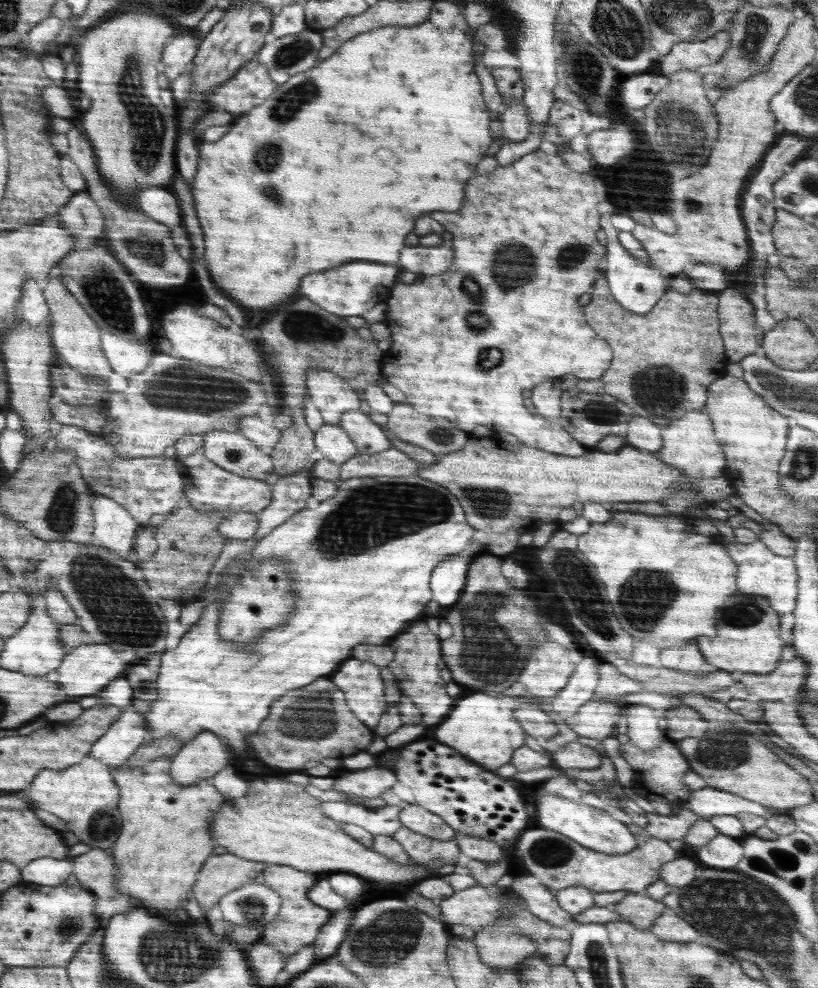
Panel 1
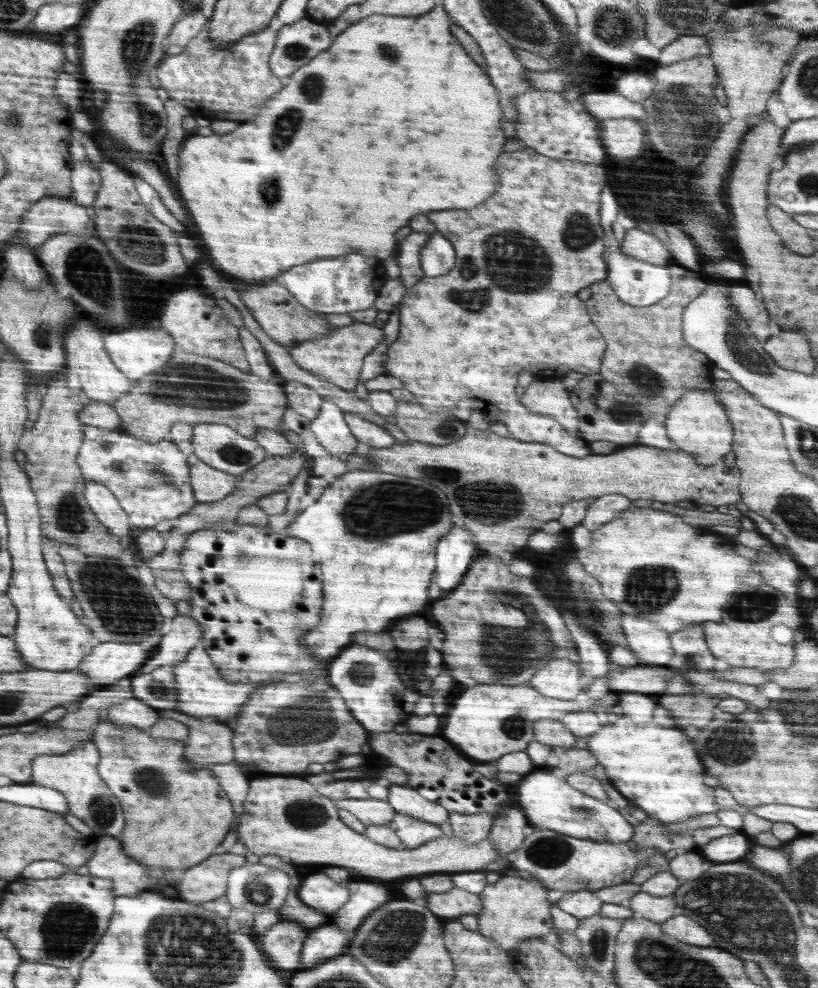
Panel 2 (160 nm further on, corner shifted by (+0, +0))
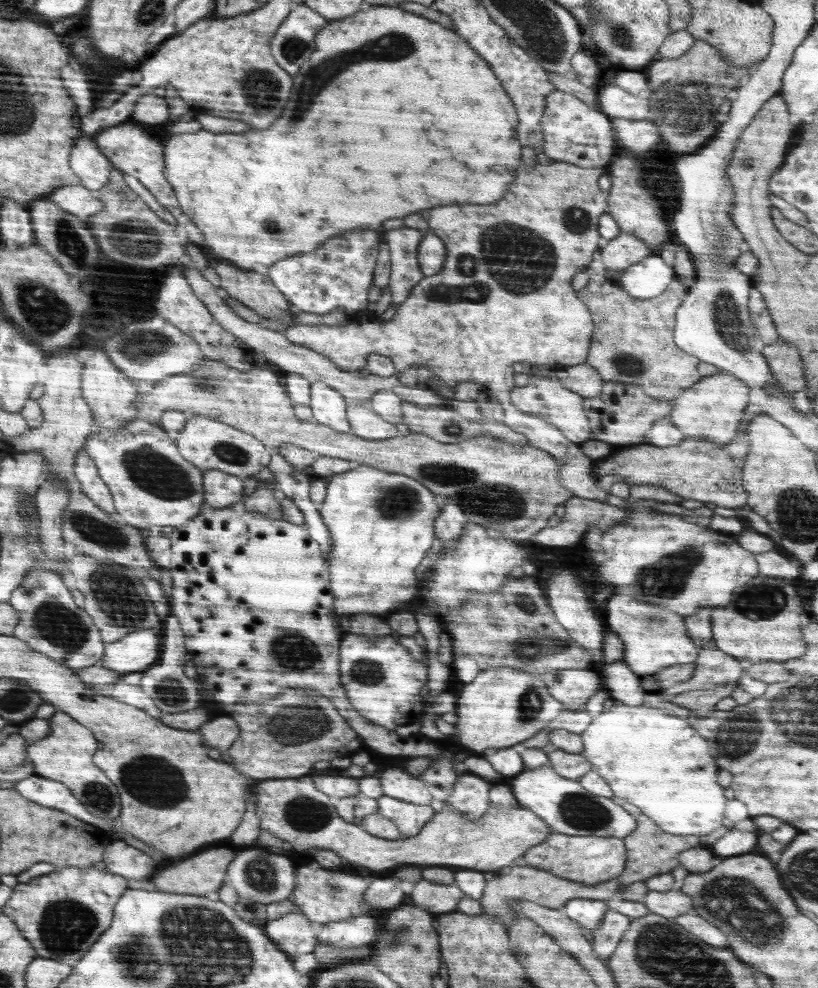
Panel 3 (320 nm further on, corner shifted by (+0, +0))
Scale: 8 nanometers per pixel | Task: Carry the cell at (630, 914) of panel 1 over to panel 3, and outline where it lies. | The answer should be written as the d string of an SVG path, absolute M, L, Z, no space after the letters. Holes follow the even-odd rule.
M679 890L666 892L648 891L642 903L654 915L674 919L684 913L692 912L692 899Z

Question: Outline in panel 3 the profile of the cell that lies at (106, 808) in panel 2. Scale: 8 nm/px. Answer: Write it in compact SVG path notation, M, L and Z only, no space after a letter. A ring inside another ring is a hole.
M61 711L48 719L48 723L52 732L46 738L37 739L27 746L27 758L31 762L33 773L64 783L97 817L118 818L122 801L115 784L94 762L94 756L100 748L91 730Z

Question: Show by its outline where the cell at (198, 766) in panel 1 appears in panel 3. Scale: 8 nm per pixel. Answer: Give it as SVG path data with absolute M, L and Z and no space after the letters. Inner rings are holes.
M223 713L219 717L212 718L196 732L203 737L203 743L207 748L212 747L224 752L238 739L240 730L231 716Z

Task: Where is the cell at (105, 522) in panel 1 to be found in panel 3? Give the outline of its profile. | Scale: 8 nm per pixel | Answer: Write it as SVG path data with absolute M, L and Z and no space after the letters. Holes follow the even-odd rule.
M83 448L76 456L74 471L75 476L79 479L81 491L104 512L109 515L115 512L112 493L107 484L100 478L96 463Z

